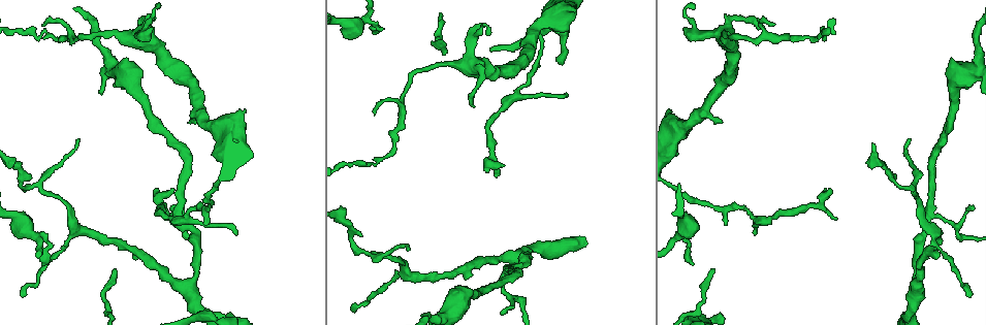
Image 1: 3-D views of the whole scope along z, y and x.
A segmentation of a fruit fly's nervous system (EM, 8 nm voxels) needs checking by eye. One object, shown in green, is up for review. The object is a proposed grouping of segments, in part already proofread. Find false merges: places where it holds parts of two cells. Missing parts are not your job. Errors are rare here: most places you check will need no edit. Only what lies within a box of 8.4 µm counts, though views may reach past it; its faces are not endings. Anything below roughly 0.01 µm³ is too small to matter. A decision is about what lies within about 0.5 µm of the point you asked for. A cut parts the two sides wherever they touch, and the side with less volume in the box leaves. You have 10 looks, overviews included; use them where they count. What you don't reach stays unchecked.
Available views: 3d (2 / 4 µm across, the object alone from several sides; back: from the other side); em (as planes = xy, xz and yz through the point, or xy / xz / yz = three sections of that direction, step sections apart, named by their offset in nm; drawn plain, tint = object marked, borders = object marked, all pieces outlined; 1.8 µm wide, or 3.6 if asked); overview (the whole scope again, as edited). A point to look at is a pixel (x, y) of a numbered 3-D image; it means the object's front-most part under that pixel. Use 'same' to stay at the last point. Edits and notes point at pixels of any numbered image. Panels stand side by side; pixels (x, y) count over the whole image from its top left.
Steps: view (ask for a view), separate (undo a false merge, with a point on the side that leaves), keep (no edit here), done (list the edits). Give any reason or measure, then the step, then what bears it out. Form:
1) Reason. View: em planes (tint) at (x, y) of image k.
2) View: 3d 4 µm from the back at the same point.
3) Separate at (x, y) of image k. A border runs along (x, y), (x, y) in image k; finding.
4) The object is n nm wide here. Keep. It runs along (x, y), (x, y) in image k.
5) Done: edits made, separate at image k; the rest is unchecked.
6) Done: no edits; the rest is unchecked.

Arms part here. View: em planes (tint) at (409, 276) of image 1.

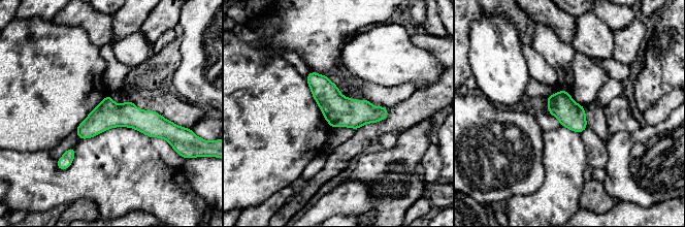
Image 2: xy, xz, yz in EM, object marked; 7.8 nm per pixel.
Keep. It runs along (167, 127), (100, 119), (79, 132) in image 2; one cell here.

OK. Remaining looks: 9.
View: 3d 2 µm from the back at (176, 214) of image 1.

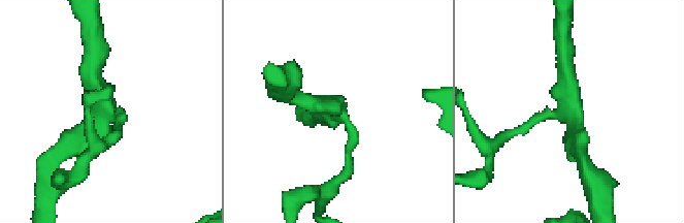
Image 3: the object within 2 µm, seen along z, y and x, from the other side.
3 arms meet here; shape alone is not enough. View: em xy step 16 (tint) at (572, 105) of image 3.

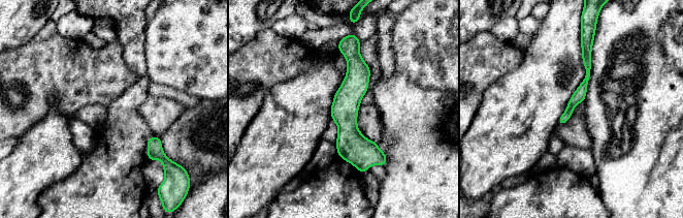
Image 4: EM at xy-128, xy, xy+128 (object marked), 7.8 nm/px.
Keep. It runs along (349, 47), (349, 138), (362, 167) in image 4; one cell here.

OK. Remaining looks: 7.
Two arms in line, one across. View: em yz step 4 (tint) at (515, 257) of image 1.

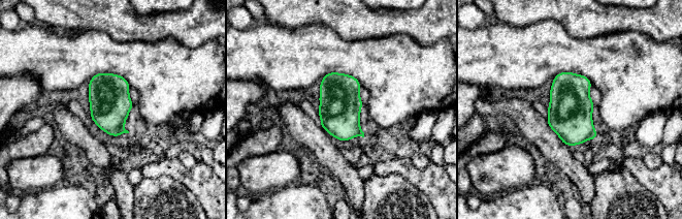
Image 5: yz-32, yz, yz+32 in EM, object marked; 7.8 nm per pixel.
View: em xz step 8 (tint) at the same point.

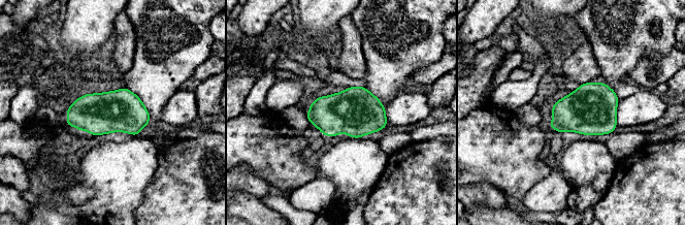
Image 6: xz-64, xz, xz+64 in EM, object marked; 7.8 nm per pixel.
The object is 340 nm wide here. Keep. All the same cell.

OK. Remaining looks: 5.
Sharp bend. View: em planes (tint) at (823, 203) of image 1.

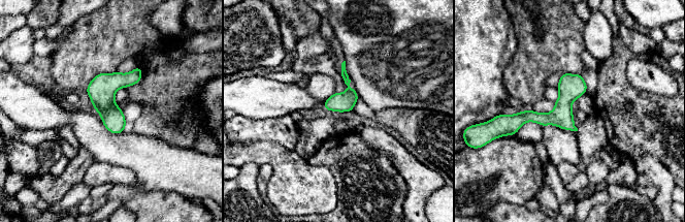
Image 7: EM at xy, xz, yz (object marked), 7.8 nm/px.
Keep. It runs along (582, 82), (551, 117), (509, 121) in image 7; one cell here.

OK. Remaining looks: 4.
Done: no edits; the rest is unchecked.

